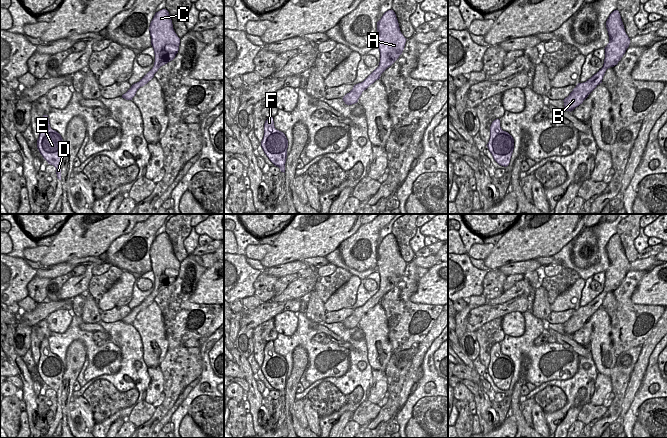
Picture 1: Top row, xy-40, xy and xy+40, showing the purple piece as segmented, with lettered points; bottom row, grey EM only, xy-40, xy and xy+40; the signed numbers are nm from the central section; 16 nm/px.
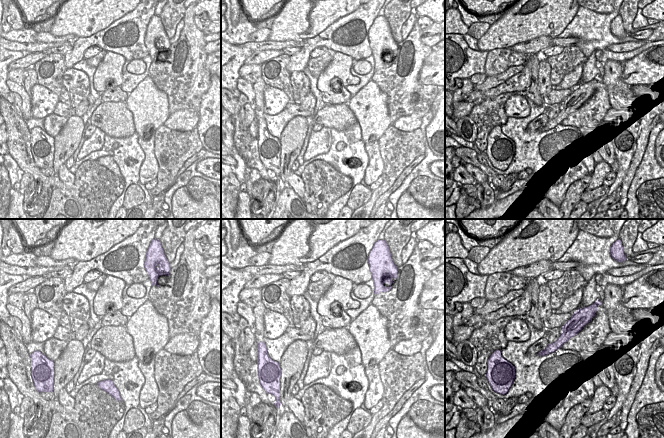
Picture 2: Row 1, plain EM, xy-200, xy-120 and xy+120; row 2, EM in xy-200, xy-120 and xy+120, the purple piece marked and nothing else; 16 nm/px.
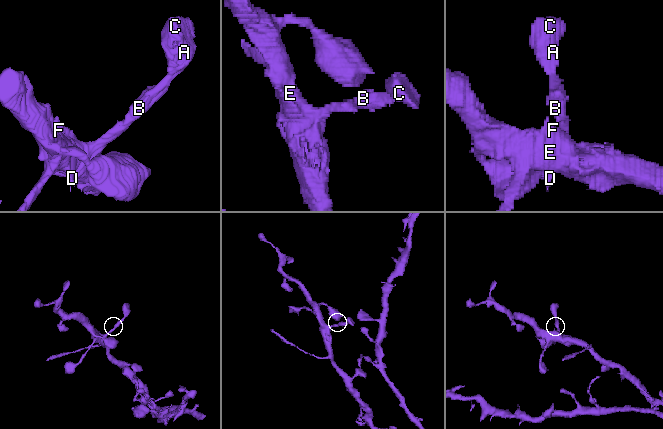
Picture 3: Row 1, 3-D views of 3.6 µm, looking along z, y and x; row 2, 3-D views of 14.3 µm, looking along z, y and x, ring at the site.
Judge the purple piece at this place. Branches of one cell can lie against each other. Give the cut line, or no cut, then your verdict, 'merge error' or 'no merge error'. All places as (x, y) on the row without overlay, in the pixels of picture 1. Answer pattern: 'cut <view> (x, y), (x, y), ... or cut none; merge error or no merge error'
cut none; no merge error

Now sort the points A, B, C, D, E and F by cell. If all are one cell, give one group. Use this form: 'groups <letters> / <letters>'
groups A B C D E F

